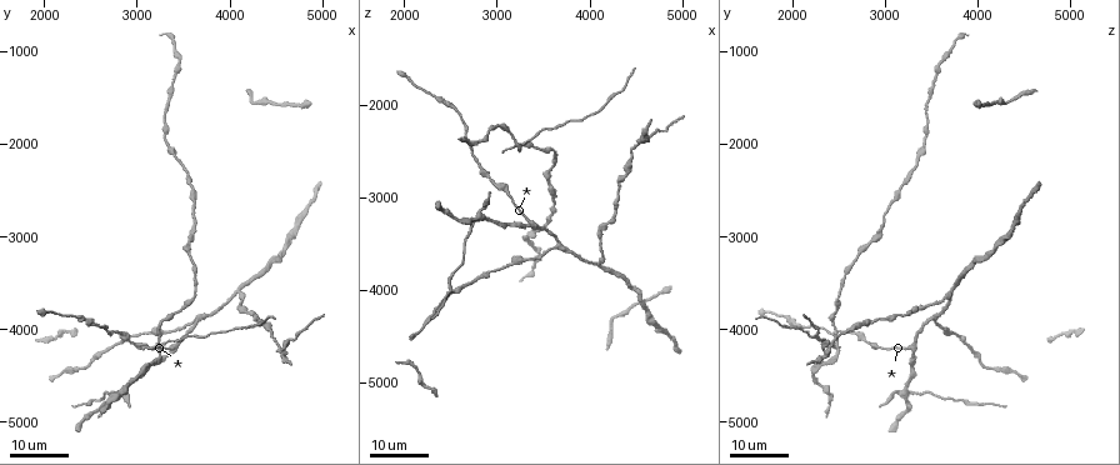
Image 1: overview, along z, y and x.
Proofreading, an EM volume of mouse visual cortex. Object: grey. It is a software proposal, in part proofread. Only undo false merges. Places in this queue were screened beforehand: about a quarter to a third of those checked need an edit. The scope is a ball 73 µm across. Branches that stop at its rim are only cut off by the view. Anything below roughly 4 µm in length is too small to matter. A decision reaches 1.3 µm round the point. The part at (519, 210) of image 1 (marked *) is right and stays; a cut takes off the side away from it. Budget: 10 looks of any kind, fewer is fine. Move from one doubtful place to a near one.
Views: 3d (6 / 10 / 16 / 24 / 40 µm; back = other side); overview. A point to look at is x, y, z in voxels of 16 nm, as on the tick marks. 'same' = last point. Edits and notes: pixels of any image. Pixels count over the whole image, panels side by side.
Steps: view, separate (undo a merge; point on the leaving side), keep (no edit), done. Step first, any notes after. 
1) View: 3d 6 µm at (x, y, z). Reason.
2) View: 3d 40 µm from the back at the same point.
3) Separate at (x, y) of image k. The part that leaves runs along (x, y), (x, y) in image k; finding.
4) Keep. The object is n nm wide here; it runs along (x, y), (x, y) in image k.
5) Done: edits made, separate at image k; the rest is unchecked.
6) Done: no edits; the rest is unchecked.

View: 3d 16 µm at (3200, 4200, 2500). Looks like a crossing.

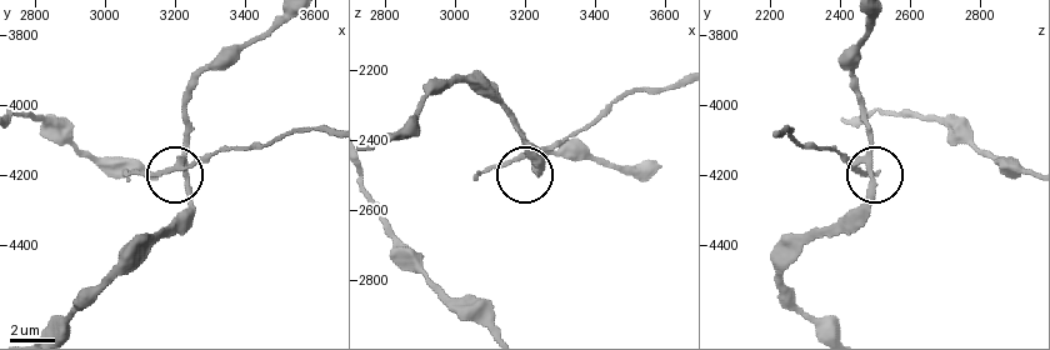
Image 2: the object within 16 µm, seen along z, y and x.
View: 3d 10 µm at (3230, 4160, 2490).

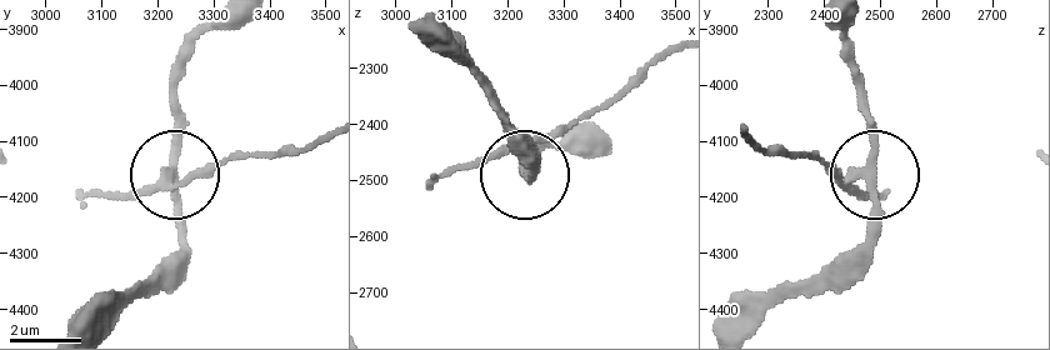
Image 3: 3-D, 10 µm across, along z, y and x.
Separate at (216, 164) of image 3. The part that leaves runs along (174, 170), (191, 179), (325, 138) in image 3; a second neuron is stuck on.

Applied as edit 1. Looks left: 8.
View: overview.

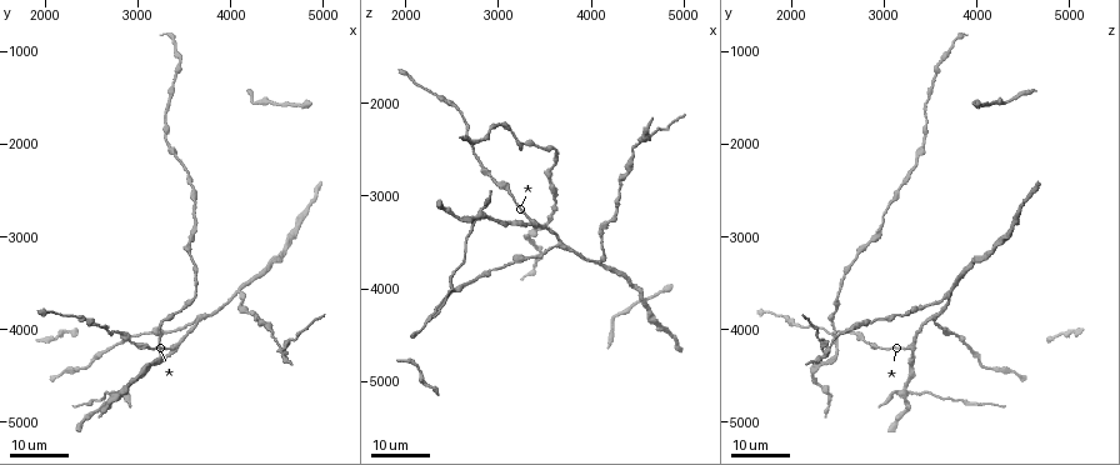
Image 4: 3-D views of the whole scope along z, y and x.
View: 3d 24 µm at (3100, 4150, 2850).

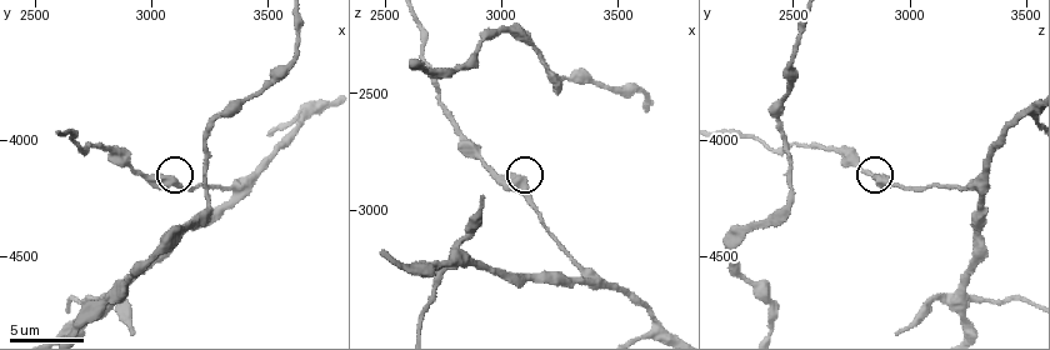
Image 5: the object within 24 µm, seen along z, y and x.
View: 3d 6 µm at (3090, 4170, 2860).

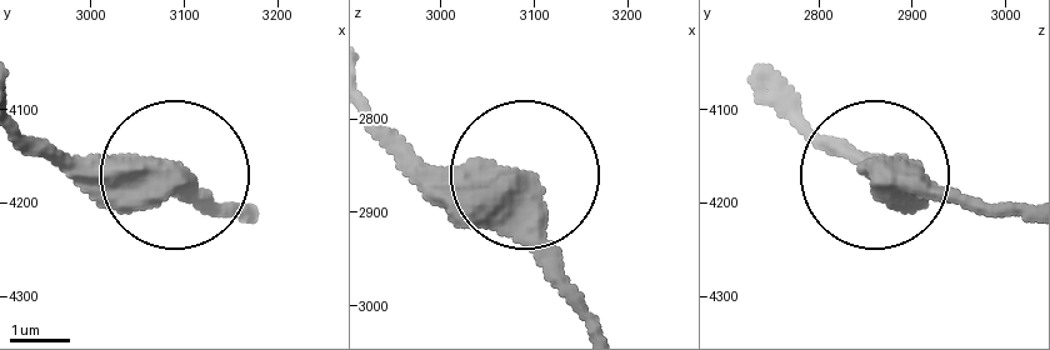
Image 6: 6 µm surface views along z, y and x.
Keep. The object is 660 nm wide here; it runs along (249, 203), (40, 158) in image 6; one neuron here.

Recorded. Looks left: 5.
View: 3d 16 µm at (3390, 4240, 3320).

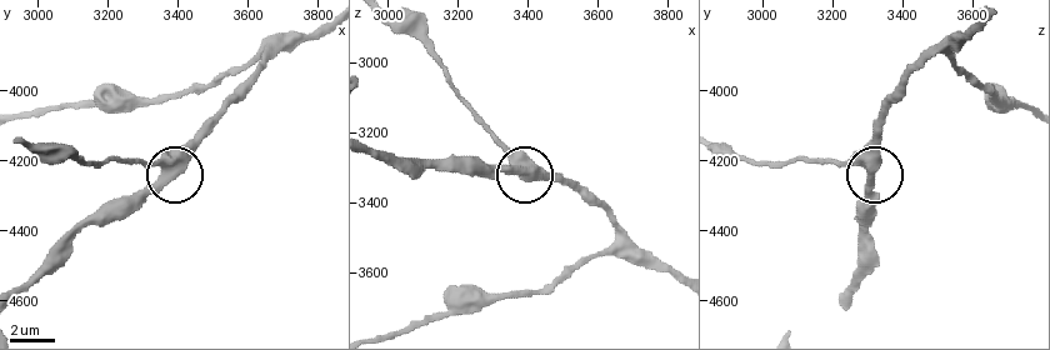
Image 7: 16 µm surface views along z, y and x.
Keep. It runs along (124, 160), (158, 160), (170, 170), (125, 215) in image 7; all the same neuron.

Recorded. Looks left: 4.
View: 3d 24 µm at (4100, 3550, 3700).

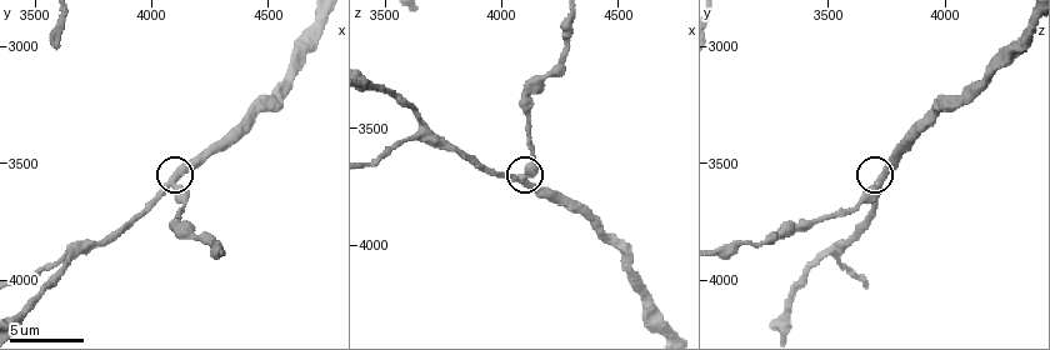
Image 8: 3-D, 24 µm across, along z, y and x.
View: 3d 6 µm at (4100, 3570, 3710). Closer look.

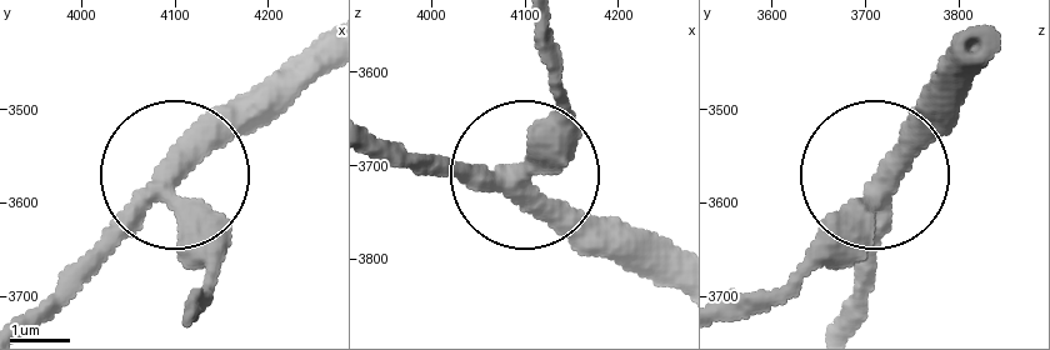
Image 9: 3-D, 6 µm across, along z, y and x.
View: 3d 6 µm from the back at (4095, 3575, 3720).

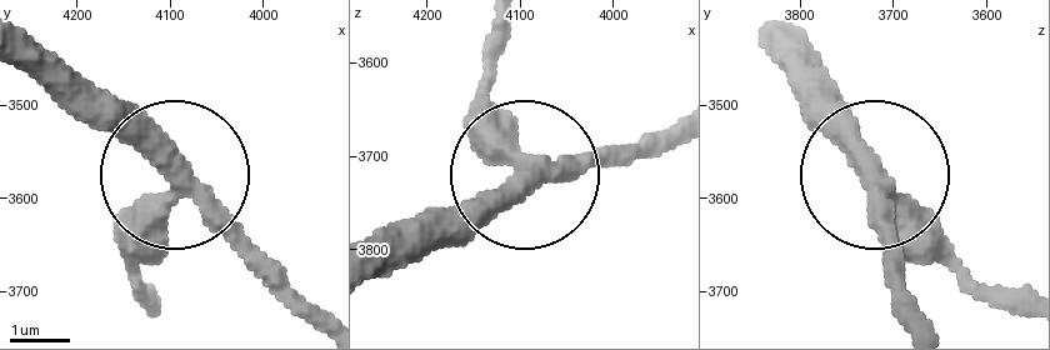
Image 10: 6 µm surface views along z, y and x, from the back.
Keep. 3 arms meet here; it runs along (326, 325), (183, 185), (133, 290) in image 10; continuous, no second neuron.

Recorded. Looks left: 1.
Done: edits made, separate at image 3; the rest is unchecked.

